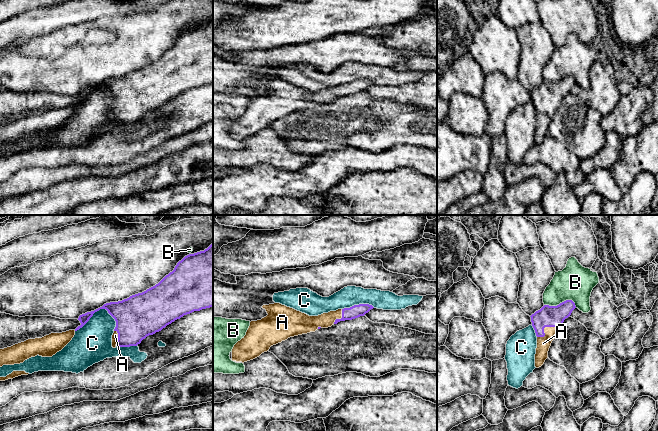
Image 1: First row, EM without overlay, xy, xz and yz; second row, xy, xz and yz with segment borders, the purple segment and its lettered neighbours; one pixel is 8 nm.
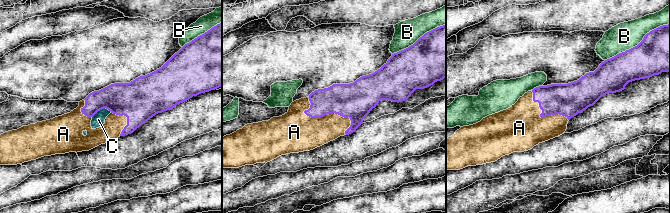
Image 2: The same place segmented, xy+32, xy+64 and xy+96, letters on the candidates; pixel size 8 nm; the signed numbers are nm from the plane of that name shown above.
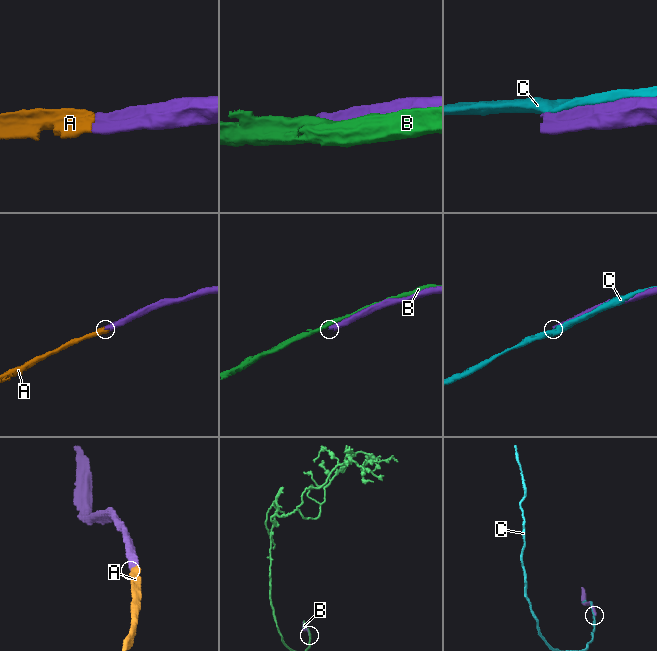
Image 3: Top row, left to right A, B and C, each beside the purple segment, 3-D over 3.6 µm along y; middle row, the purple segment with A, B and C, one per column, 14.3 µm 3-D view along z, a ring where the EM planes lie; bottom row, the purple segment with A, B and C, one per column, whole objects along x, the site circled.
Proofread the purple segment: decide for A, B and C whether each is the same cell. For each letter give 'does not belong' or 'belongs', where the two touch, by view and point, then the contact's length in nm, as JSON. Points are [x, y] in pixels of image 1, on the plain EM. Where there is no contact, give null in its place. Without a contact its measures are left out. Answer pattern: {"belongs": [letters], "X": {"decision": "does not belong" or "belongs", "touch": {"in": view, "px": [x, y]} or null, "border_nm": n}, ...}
{"belongs": ["A"], "A": {"decision": "belongs", "touch": {"in": "yz", "px": [544, 103]}, "border_nm": 200}, "B": {"decision": "does not belong", "touch": {"in": "yz", "px": [561, 79]}, "border_nm": 260}, "C": {"decision": "does not belong", "touch": {"in": "xy", "px": [95, 87]}, "border_nm": 340}}

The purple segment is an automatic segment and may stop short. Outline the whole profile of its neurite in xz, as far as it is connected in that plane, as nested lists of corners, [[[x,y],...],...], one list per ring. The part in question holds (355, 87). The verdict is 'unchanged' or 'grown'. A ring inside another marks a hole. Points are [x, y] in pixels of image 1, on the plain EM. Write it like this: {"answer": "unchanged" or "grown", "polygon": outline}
{"answer": "grown", "polygon": [[[280,79],[263,81],[262,84],[268,91],[261,96],[250,98],[246,111],[232,125],[232,137],[244,139],[253,136],[267,128],[271,122],[290,113],[315,108],[340,97],[364,92],[374,83],[359,80],[318,92],[309,92]]]}

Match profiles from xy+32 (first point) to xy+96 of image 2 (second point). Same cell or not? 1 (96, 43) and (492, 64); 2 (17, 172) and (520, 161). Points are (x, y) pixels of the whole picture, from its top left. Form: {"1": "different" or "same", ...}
{"1": "same", "2": "same"}

